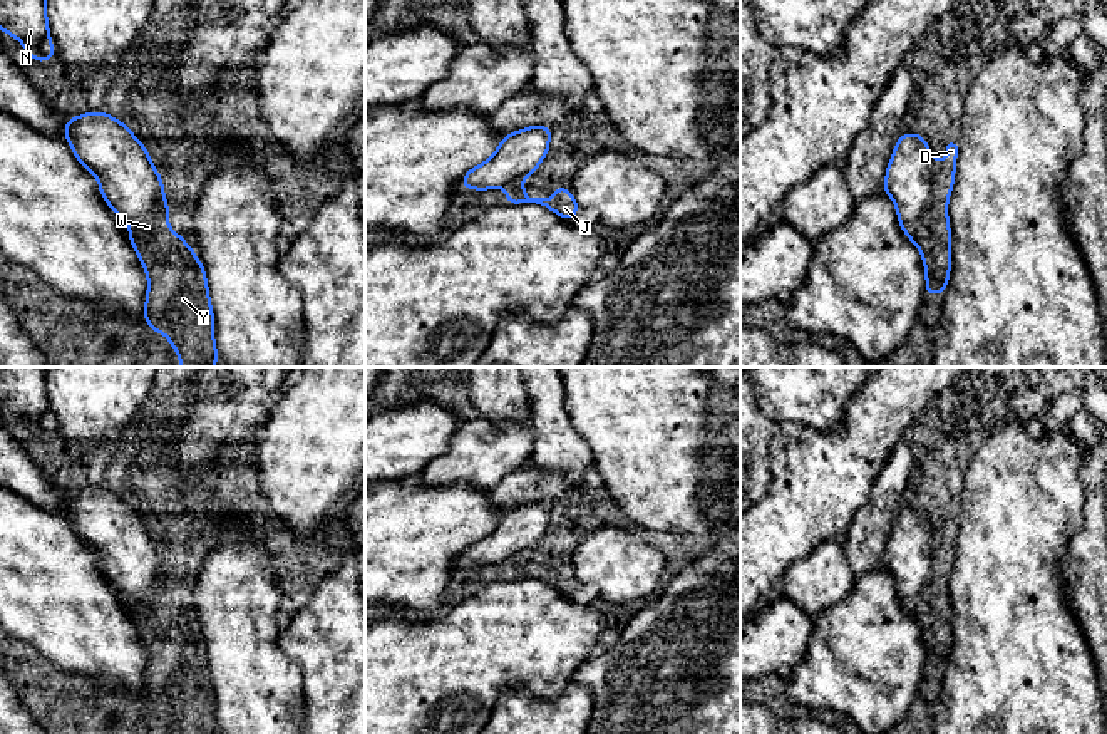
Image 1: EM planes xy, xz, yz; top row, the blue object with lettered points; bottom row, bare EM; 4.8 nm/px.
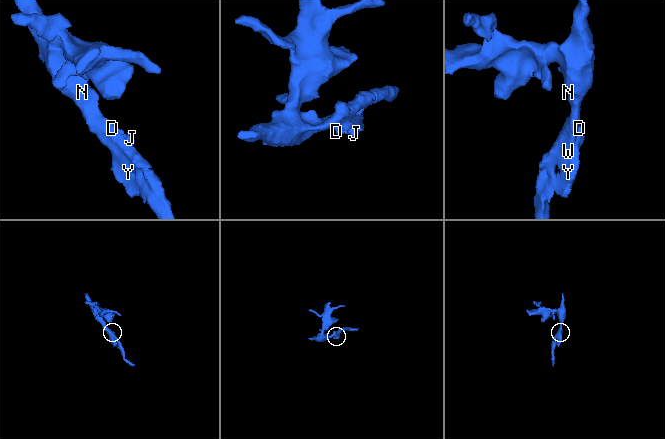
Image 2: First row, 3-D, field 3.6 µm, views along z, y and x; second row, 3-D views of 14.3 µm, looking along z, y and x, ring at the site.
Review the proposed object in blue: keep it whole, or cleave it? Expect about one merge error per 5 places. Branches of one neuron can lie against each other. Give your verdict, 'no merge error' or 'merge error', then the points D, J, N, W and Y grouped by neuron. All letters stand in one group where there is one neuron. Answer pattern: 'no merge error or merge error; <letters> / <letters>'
no merge error; D J N W Y

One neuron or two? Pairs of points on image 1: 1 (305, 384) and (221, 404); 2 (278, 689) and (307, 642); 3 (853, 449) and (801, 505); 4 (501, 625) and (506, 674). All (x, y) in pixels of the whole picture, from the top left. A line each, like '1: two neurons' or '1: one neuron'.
1: two neurons
2: two neurons
3: one neuron
4: one neuron

